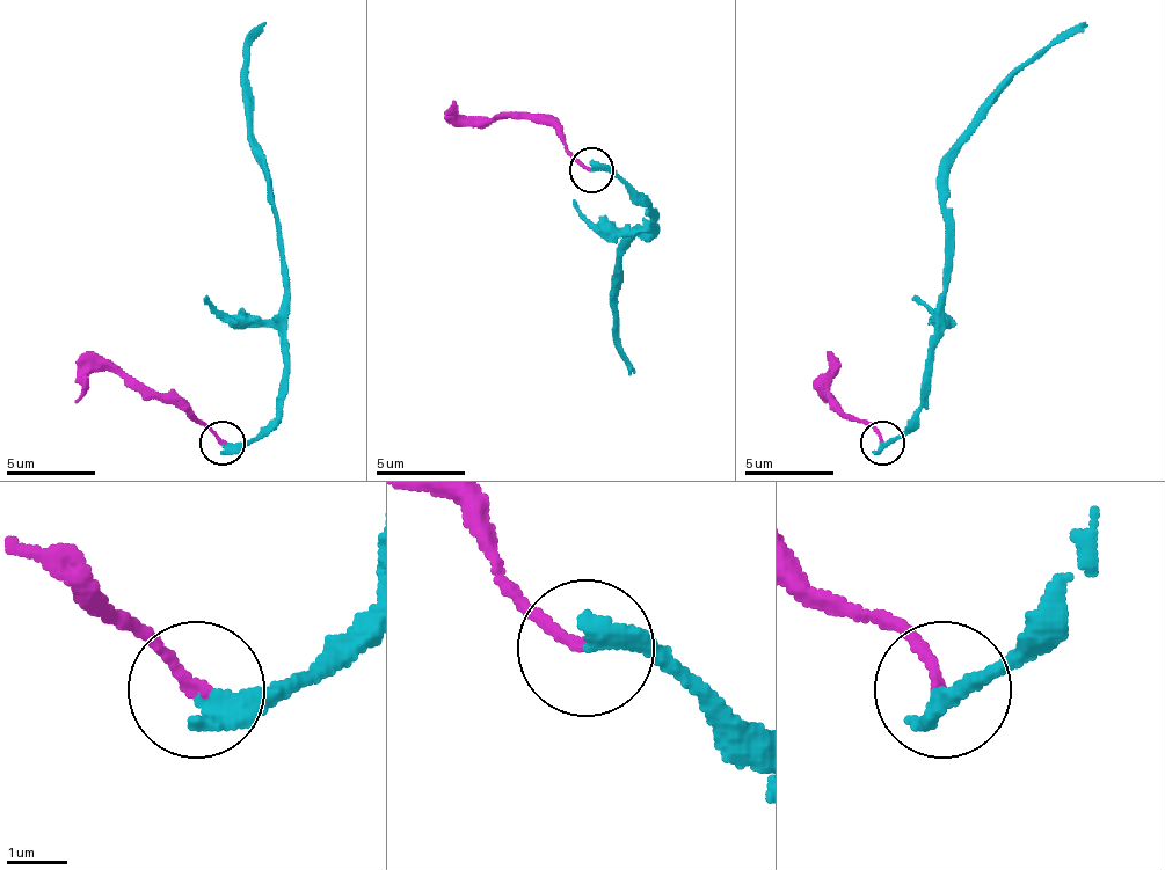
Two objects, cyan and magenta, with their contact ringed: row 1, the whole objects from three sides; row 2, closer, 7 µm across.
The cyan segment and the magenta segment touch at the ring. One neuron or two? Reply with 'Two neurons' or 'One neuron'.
One neuron

